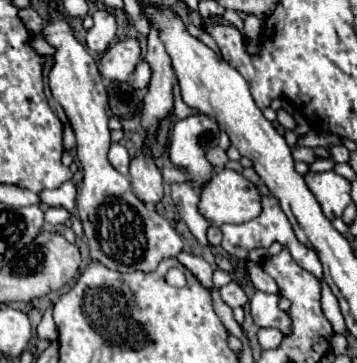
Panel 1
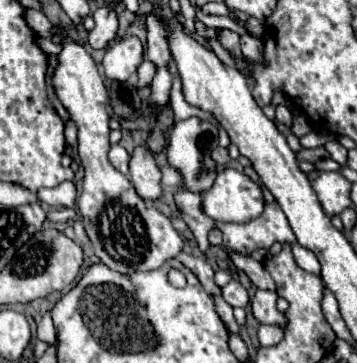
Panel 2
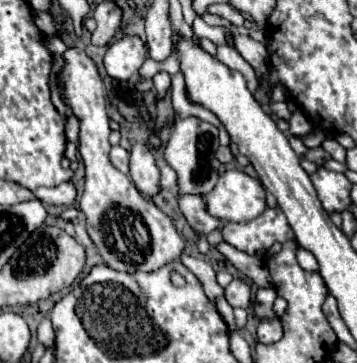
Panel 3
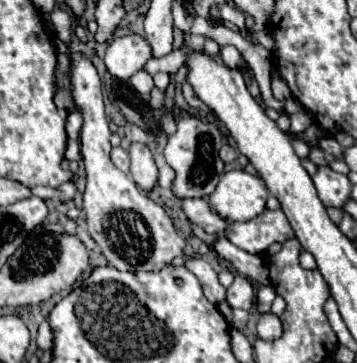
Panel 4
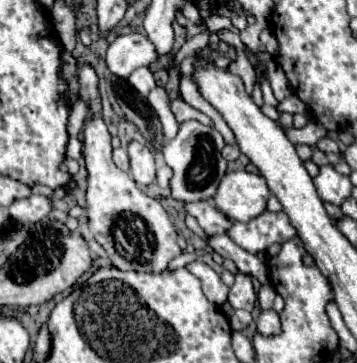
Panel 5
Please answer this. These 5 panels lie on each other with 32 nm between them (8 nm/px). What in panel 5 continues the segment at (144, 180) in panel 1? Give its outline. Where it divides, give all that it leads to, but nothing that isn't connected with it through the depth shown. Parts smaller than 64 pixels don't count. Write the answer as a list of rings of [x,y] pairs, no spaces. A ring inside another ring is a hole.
[[[130,142],[128,154],[130,154],[130,172],[136,184],[150,186],[156,178],[156,166],[154,166],[154,156],[148,150],[148,146],[140,142]]]

